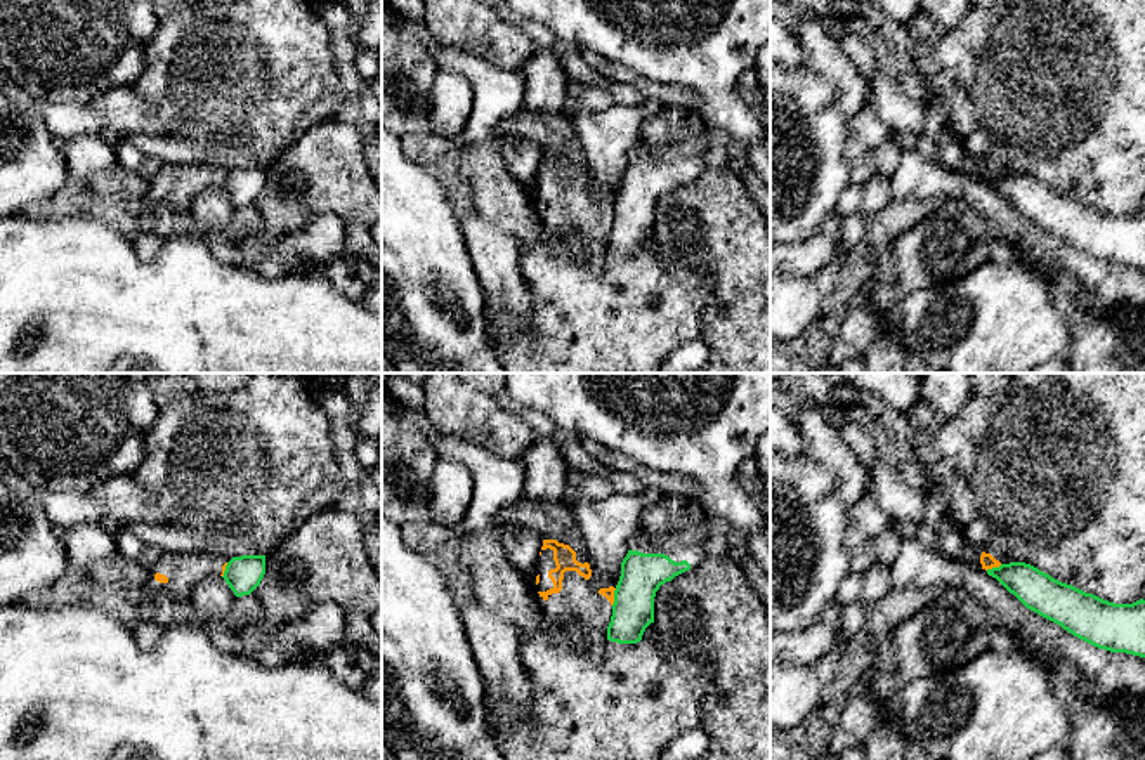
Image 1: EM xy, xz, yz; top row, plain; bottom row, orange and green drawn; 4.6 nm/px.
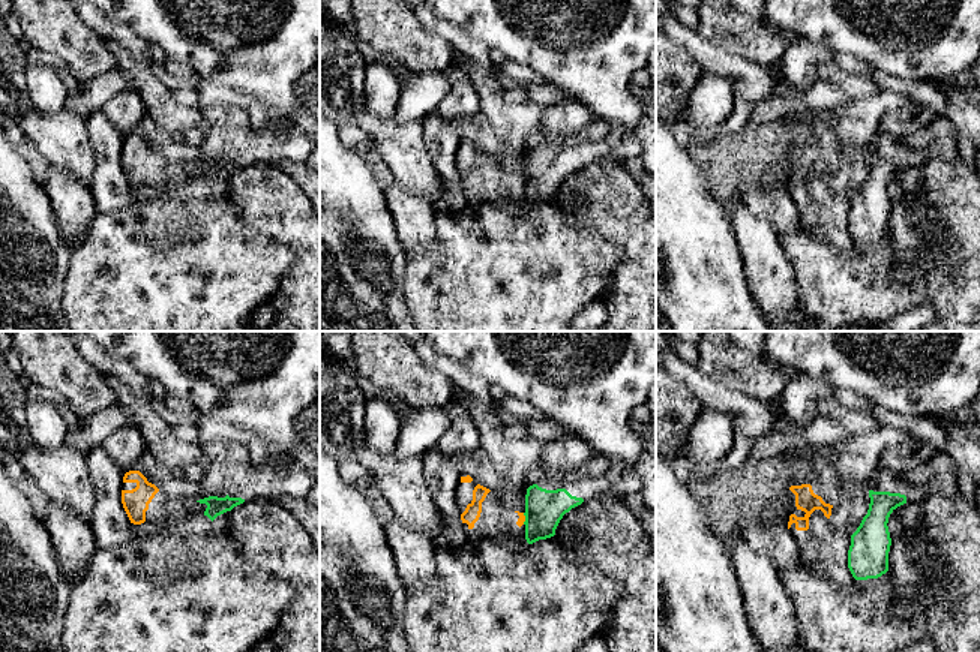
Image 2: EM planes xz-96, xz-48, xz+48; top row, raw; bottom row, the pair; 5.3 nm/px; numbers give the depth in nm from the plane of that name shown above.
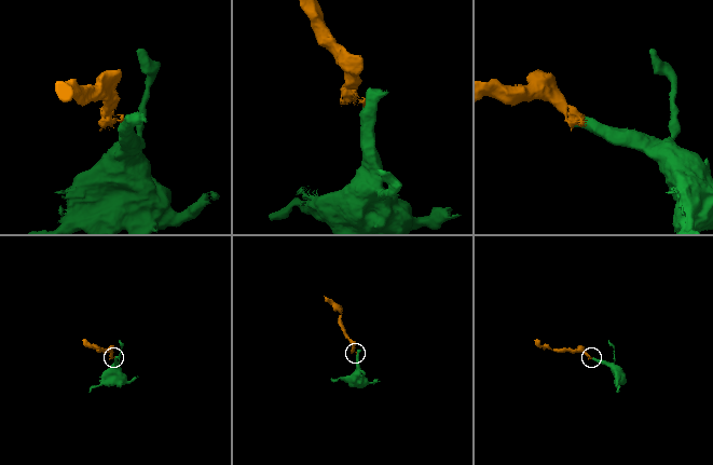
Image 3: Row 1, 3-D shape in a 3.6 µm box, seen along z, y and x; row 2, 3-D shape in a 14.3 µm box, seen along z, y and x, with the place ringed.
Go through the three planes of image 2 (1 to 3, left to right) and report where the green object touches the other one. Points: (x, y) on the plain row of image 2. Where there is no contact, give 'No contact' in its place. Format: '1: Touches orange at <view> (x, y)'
1: No contact
2: Touches orange at xz-48 (524, 183)
3: No contact

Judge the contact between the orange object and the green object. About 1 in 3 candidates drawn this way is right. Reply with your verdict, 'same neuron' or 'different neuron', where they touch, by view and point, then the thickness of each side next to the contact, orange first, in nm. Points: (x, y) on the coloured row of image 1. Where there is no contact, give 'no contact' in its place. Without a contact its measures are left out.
different neuron; contact yz (993, 566); calibres 70 and 180 nm

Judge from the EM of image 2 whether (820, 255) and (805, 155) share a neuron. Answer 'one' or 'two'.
two

